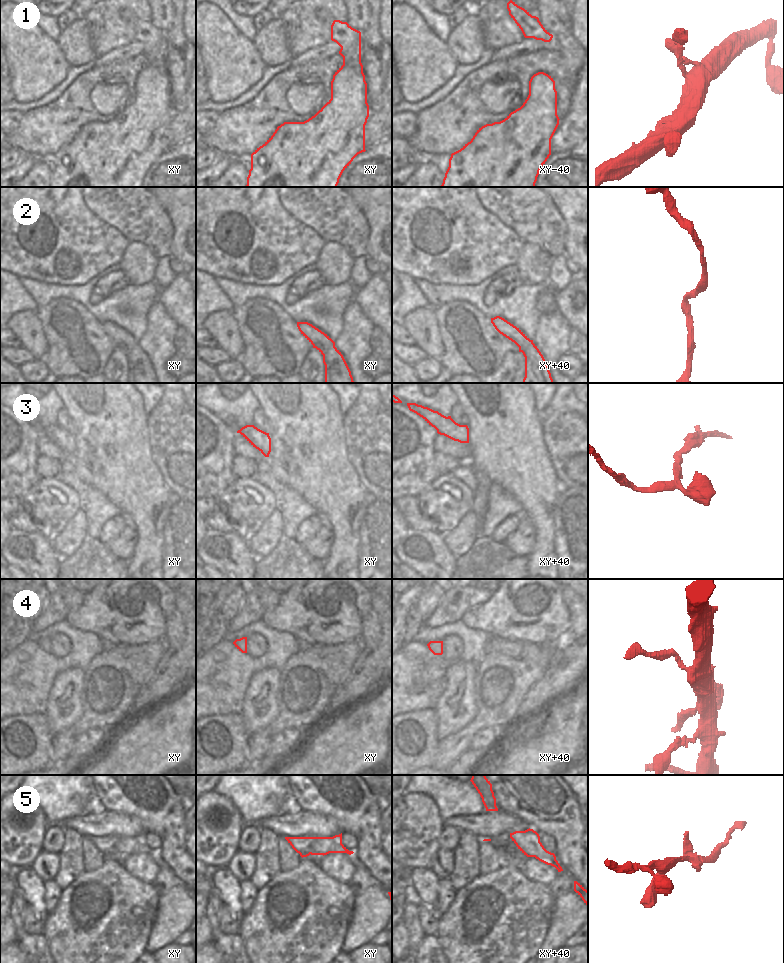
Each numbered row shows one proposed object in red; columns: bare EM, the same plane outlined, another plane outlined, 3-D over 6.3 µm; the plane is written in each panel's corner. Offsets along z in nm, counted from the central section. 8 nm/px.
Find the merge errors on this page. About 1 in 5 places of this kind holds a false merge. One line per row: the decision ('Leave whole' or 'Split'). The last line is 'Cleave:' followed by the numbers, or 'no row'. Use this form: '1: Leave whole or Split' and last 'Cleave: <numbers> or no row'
1: Leave whole
2: Leave whole
3: Leave whole
4: Leave whole
5: Split
Cleave: 5

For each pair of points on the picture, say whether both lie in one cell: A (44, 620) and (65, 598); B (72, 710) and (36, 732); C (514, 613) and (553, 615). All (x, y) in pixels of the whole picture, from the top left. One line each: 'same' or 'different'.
A: same
B: different
C: same

